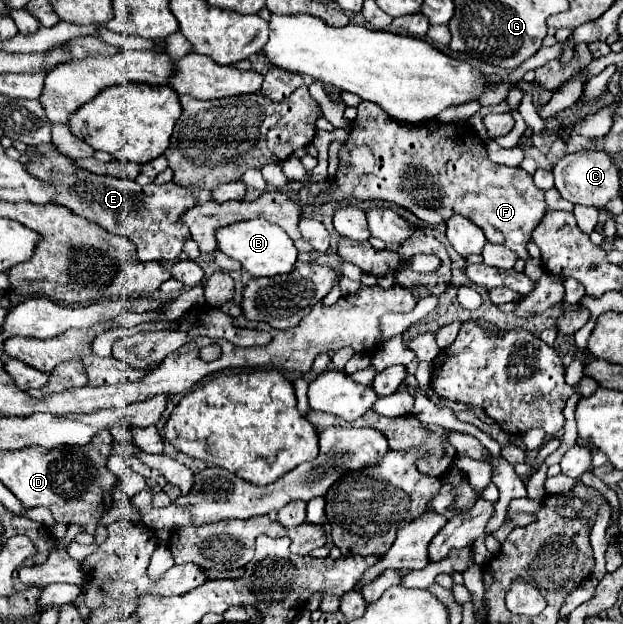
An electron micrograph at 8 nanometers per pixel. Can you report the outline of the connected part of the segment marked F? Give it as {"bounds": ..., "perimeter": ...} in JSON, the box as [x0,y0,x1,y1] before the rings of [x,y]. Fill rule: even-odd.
{"bounds":[310,101,546,281],"perimeter":[[[362,101],[350,137],[342,145],[334,181],[326,193],[310,199],[310,203],[330,199],[336,203],[352,199],[392,201],[428,225],[444,223],[450,215],[460,213],[484,229],[490,243],[502,243],[518,253],[526,261],[524,273],[532,281],[538,281],[544,273],[542,265],[528,263],[532,259],[526,251],[530,233],[546,213],[544,191],[534,185],[532,175],[522,167],[492,163],[482,139],[474,135],[472,127],[440,123],[438,119],[430,119],[420,127],[400,125],[380,105]]]}

